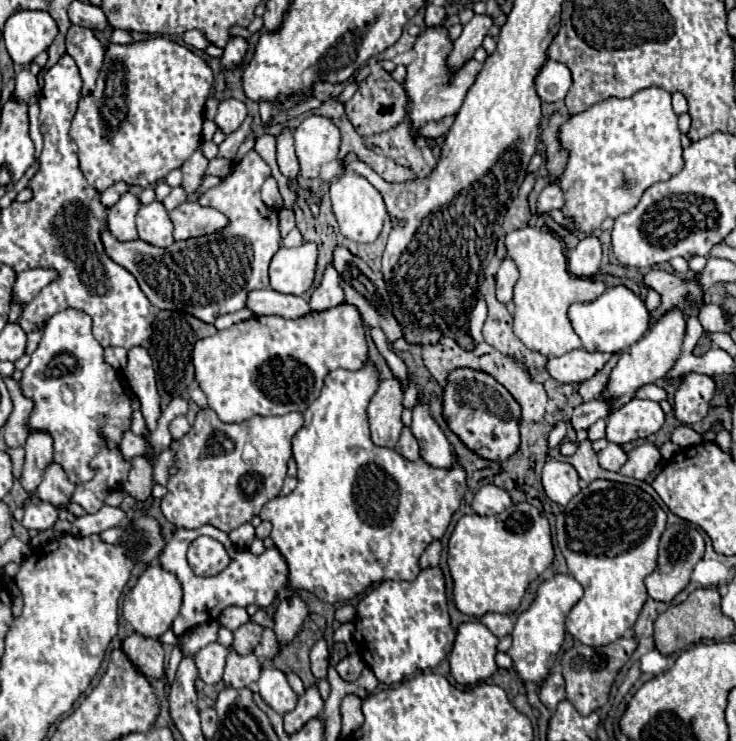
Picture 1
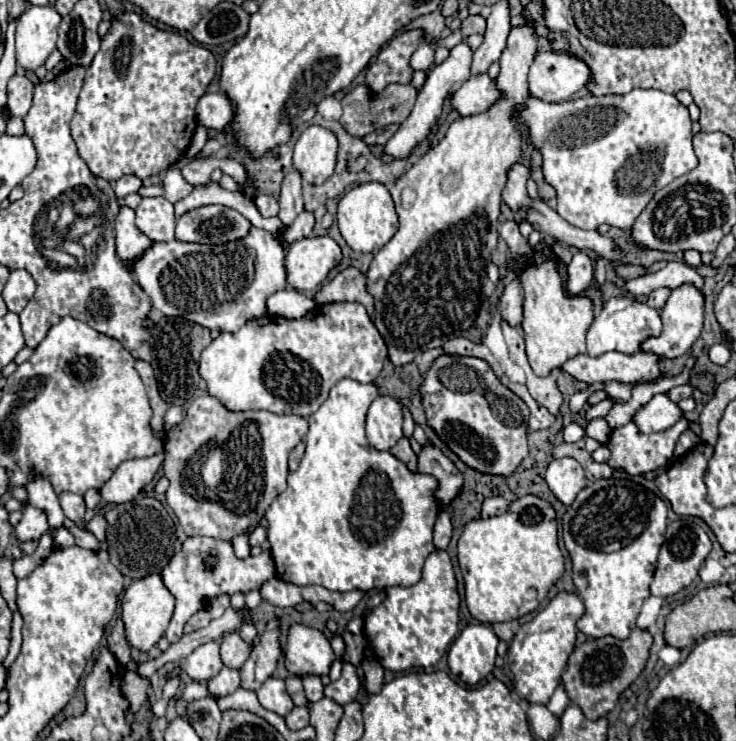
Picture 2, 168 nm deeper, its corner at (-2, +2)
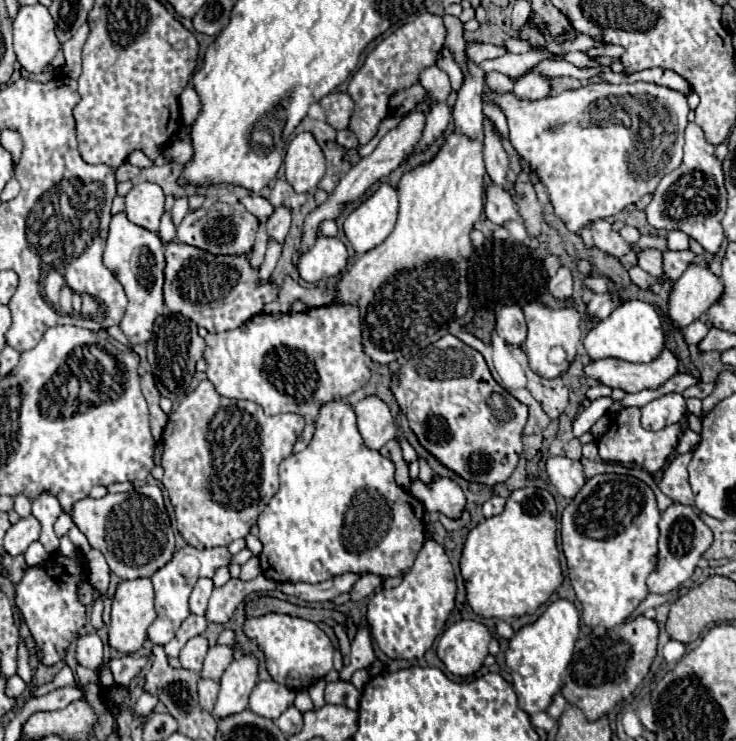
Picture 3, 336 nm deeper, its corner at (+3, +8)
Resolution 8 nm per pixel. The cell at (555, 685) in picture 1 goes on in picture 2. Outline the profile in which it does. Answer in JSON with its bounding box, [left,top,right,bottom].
[546,684,570,716]

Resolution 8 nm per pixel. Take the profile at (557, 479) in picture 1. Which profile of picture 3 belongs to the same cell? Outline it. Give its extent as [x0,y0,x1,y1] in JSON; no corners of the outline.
[547,456,585,500]

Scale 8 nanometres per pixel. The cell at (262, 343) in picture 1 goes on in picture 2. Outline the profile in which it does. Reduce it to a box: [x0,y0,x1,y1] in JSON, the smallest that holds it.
[200,302,386,418]

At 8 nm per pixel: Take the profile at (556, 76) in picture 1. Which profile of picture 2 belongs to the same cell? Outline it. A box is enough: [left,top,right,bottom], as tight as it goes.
[528,54,590,102]

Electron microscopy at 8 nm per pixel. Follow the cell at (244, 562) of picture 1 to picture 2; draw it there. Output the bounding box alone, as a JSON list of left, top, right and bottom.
[162,536,274,644]

